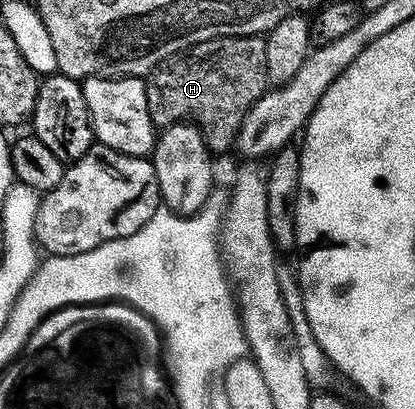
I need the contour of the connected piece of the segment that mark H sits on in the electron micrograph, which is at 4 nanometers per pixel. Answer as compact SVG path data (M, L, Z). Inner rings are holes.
M220 36L158 64L145 80L147 106L158 129L188 122L197 125L210 153L234 147L251 106L270 87L267 50L261 36Z

